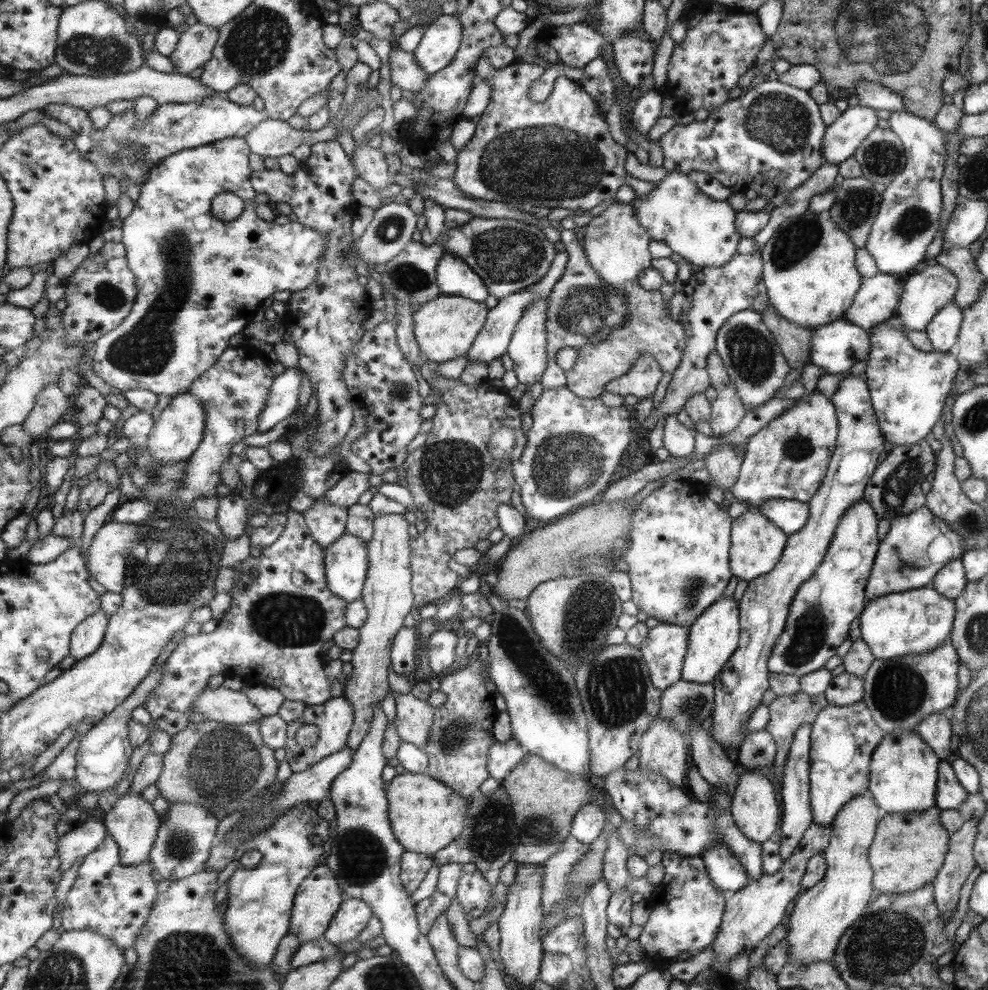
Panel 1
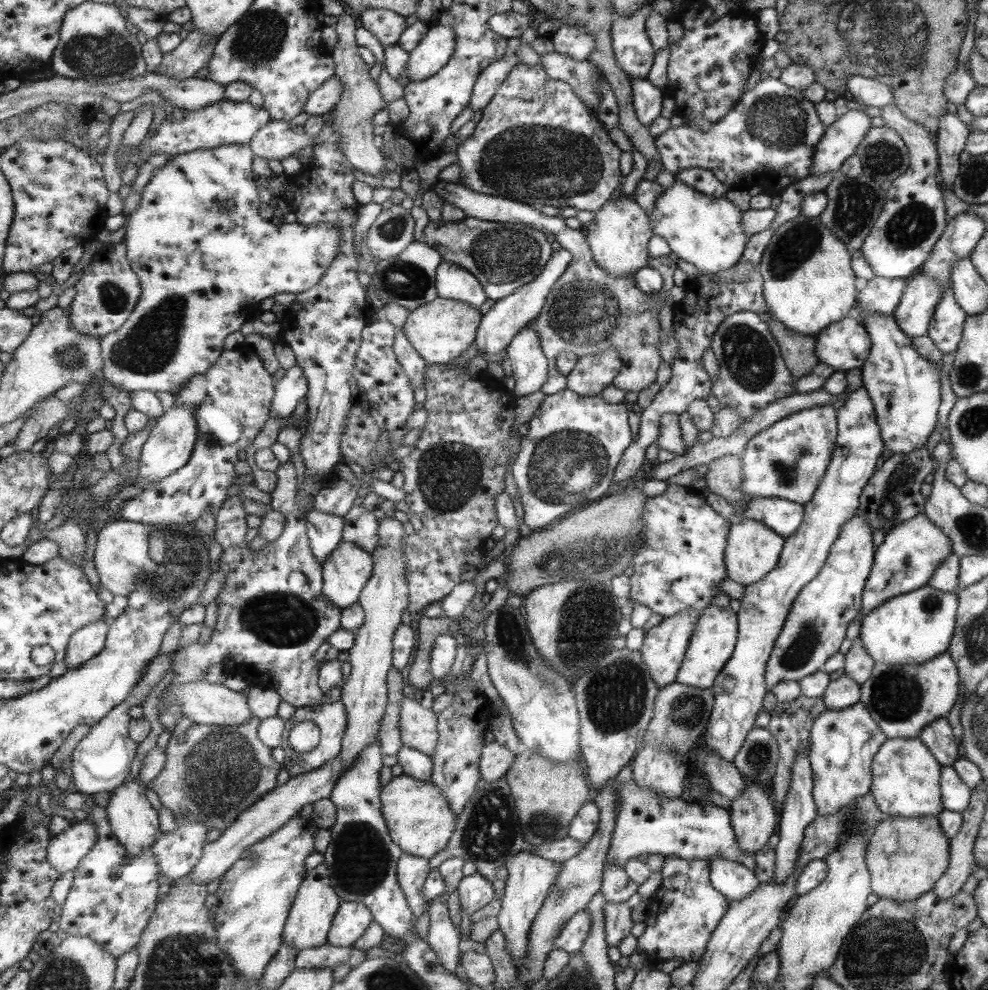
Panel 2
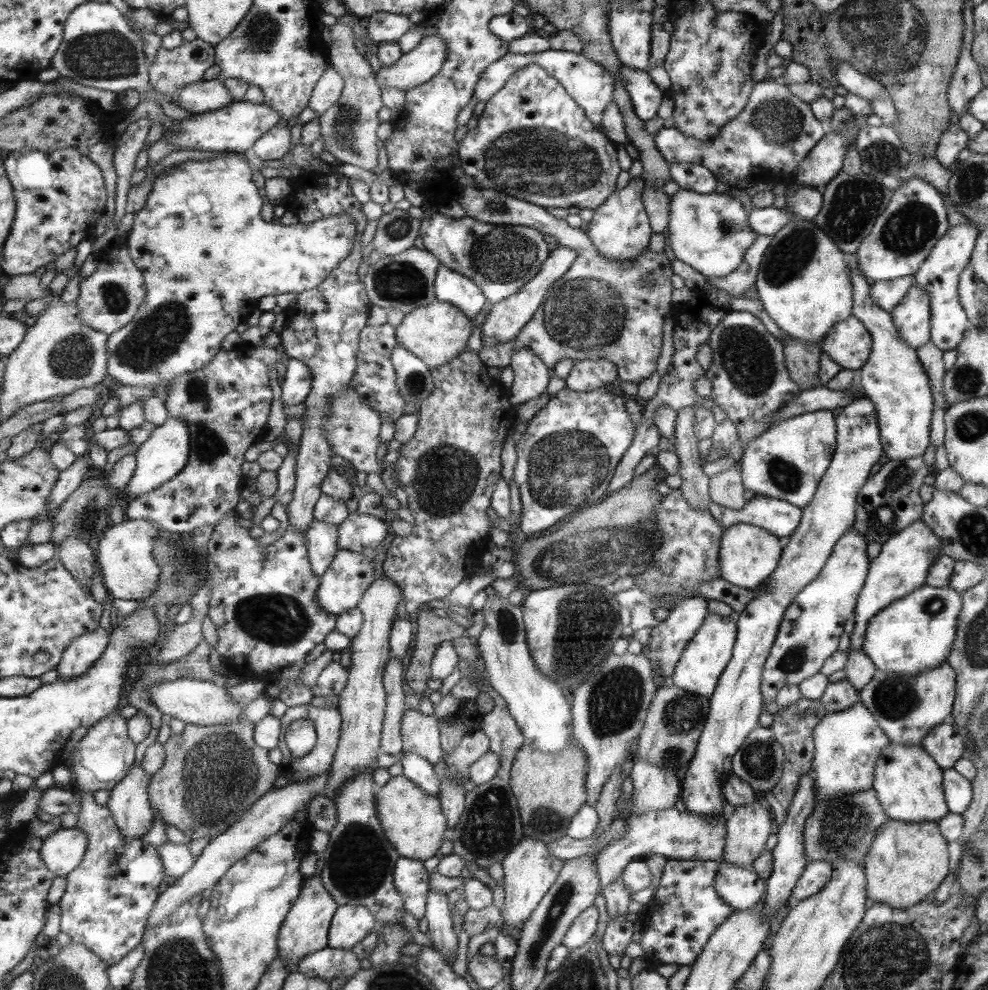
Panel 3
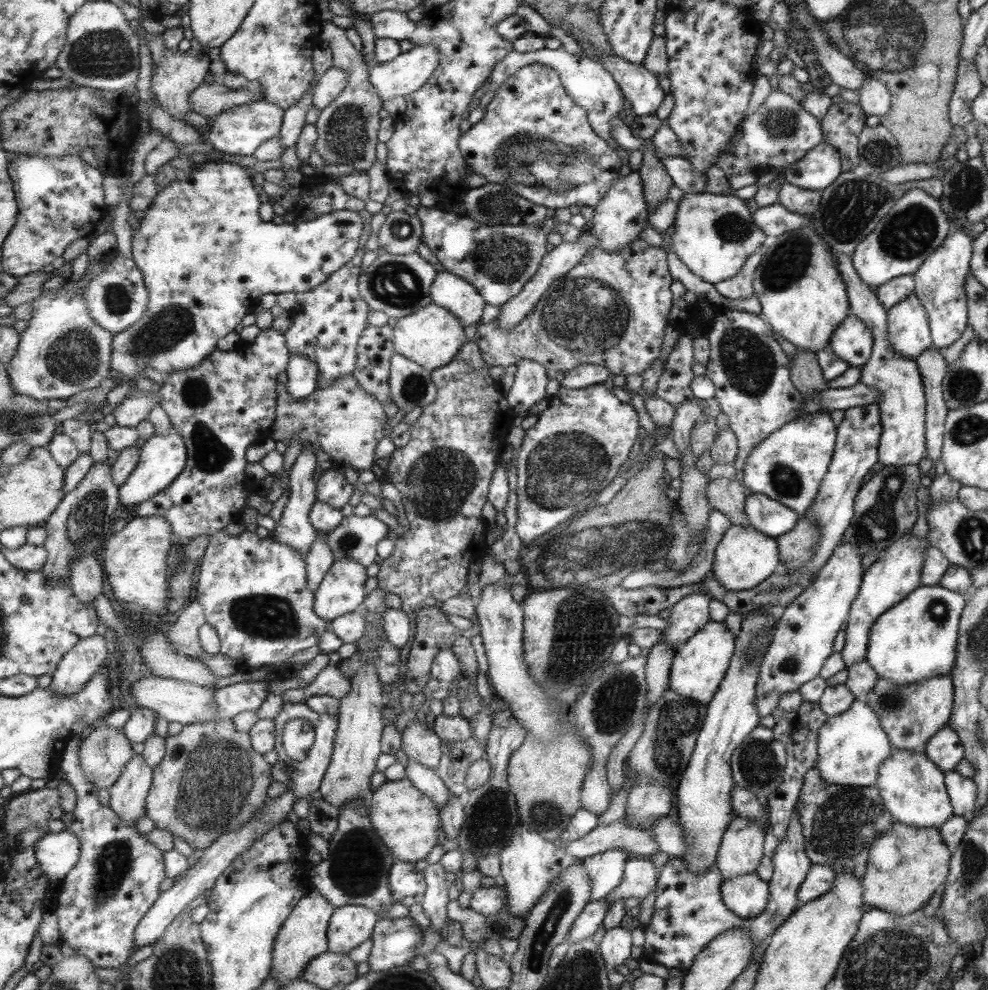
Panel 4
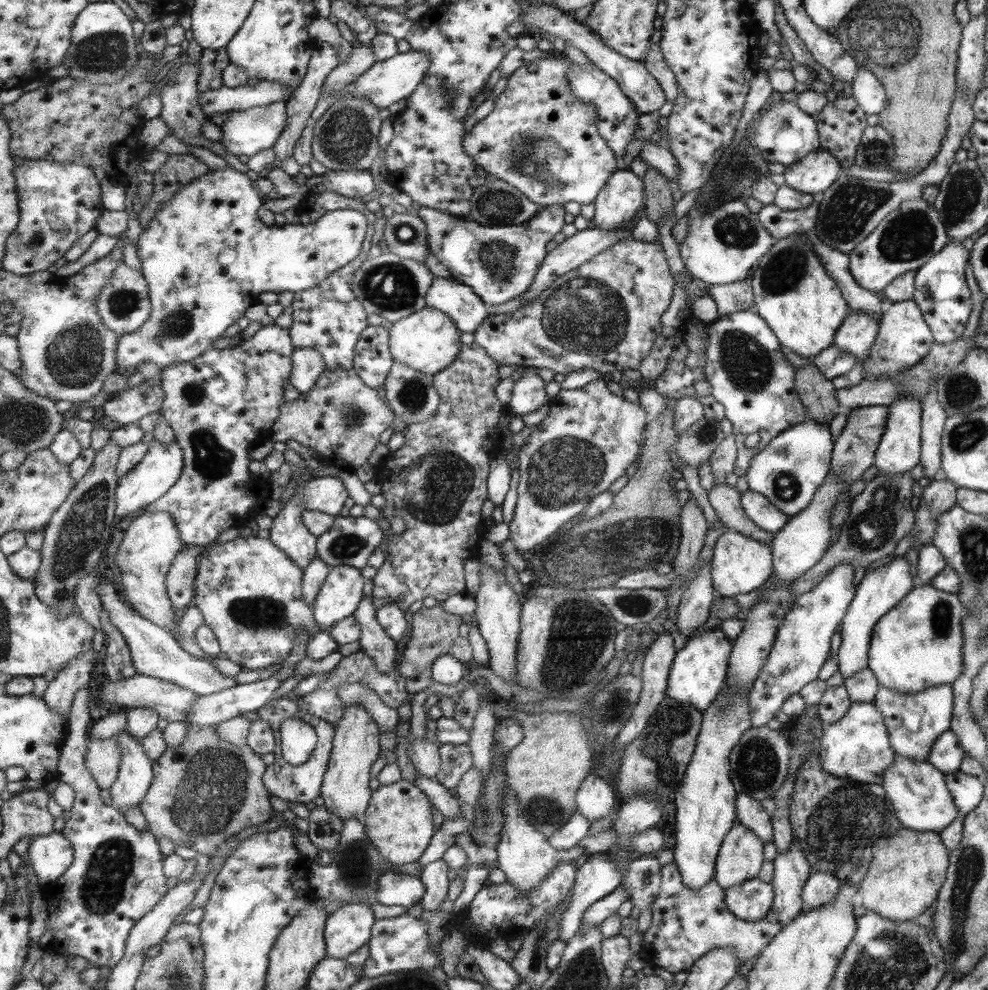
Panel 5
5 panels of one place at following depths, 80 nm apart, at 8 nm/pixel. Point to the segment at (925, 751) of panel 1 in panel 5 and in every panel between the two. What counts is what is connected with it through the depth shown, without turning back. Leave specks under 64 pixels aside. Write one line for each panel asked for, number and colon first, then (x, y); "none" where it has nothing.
2: (905, 776)
3: (908, 783)
4: (911, 786)
5: (919, 793)

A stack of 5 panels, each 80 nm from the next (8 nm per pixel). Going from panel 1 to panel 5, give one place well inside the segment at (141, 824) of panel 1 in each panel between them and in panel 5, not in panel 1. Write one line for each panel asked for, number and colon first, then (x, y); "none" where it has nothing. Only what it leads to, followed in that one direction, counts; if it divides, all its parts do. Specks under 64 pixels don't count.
2: (136, 822)
3: (129, 802)
4: (129, 795)
5: (136, 773)

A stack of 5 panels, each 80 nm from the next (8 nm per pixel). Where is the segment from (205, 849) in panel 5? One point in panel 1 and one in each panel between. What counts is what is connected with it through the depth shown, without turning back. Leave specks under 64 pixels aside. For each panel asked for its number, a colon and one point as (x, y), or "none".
1: (222, 767)
2: (215, 773)
3: (212, 775)
4: (212, 781)

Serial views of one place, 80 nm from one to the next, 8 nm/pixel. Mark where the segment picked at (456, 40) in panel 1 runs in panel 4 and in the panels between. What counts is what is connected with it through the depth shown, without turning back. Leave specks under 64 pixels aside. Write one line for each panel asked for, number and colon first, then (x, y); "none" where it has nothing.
2: (435, 52)
3: (423, 64)
4: (410, 71)

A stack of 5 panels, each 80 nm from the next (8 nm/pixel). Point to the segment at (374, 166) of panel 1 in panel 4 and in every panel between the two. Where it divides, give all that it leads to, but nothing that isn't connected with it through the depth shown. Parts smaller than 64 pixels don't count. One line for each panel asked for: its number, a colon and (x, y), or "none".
2: (353, 117)
3: (349, 128)
4: (348, 128)

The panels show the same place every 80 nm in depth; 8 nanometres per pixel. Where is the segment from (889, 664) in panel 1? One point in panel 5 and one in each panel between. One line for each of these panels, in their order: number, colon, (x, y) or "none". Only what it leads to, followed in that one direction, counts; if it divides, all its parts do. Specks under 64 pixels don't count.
2: (903, 700)
3: (907, 708)
4: (910, 714)
5: (914, 721)

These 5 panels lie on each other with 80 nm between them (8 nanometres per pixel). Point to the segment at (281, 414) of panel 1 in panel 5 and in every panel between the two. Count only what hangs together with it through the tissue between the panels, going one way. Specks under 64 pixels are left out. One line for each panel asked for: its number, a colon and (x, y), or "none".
2: (294, 386)
3: (296, 386)
4: (303, 374)
5: (309, 364)

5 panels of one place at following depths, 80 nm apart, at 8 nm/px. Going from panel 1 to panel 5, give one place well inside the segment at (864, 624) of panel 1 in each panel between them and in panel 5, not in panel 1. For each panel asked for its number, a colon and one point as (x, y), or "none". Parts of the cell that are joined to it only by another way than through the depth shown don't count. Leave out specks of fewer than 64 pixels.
2: (911, 628)
3: (916, 633)
4: (915, 640)
5: (918, 644)

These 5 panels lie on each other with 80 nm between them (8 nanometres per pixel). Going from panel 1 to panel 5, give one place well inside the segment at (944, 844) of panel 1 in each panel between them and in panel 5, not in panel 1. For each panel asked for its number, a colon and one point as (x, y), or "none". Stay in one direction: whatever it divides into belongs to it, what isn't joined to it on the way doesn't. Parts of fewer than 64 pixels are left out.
2: (907, 855)
3: (906, 863)
4: (906, 865)
5: (904, 879)

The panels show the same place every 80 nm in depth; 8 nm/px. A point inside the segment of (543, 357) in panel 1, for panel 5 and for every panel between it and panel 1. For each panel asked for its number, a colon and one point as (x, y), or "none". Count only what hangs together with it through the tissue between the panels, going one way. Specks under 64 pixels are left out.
2: (531, 367)
3: (533, 376)
4: (530, 387)
5: (529, 395)

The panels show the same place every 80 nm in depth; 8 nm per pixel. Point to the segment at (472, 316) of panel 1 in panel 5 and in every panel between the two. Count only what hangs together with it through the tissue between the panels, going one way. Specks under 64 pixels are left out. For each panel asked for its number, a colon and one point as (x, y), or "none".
2: (442, 330)
3: (437, 333)
4: (432, 337)
5: (428, 341)

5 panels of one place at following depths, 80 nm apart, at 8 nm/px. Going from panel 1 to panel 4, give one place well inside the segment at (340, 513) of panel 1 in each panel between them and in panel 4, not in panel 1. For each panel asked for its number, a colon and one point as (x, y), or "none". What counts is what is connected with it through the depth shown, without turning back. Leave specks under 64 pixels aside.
2: (326, 531)
3: (322, 537)
4: (320, 560)

